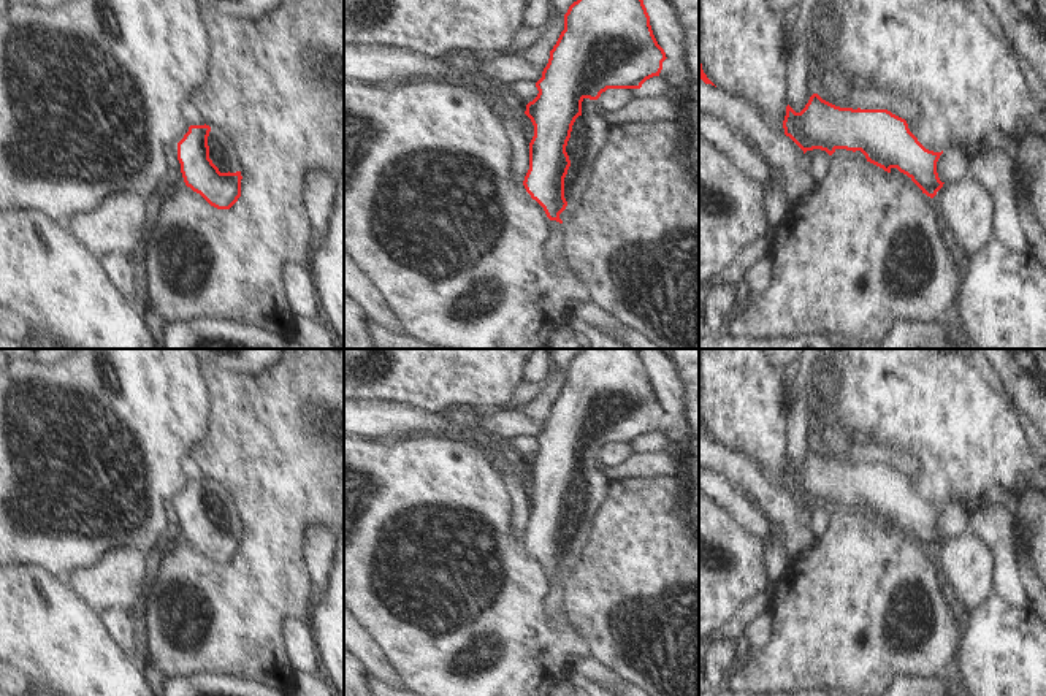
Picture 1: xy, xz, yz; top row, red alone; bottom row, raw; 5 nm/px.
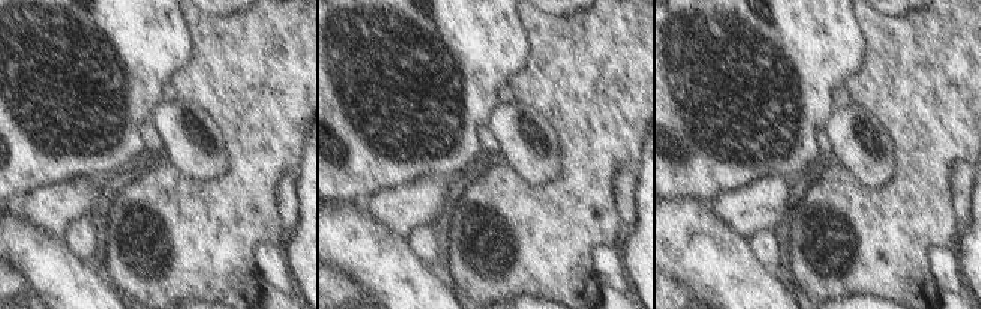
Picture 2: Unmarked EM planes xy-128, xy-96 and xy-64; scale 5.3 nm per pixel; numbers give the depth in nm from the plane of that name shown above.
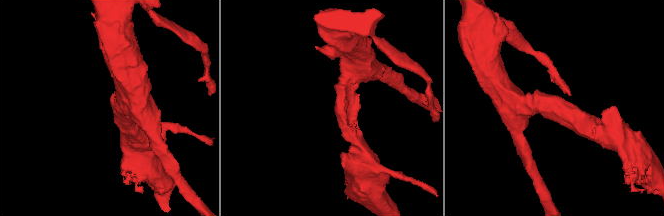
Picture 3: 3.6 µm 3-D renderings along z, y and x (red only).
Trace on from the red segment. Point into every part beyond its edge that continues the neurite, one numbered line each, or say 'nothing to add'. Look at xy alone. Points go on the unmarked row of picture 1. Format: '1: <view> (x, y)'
nothing to add

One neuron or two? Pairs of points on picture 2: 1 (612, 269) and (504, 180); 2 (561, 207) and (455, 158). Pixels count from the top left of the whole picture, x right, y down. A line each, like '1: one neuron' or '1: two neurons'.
1: two neurons
2: two neurons

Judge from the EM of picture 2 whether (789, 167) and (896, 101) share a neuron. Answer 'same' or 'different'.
different

